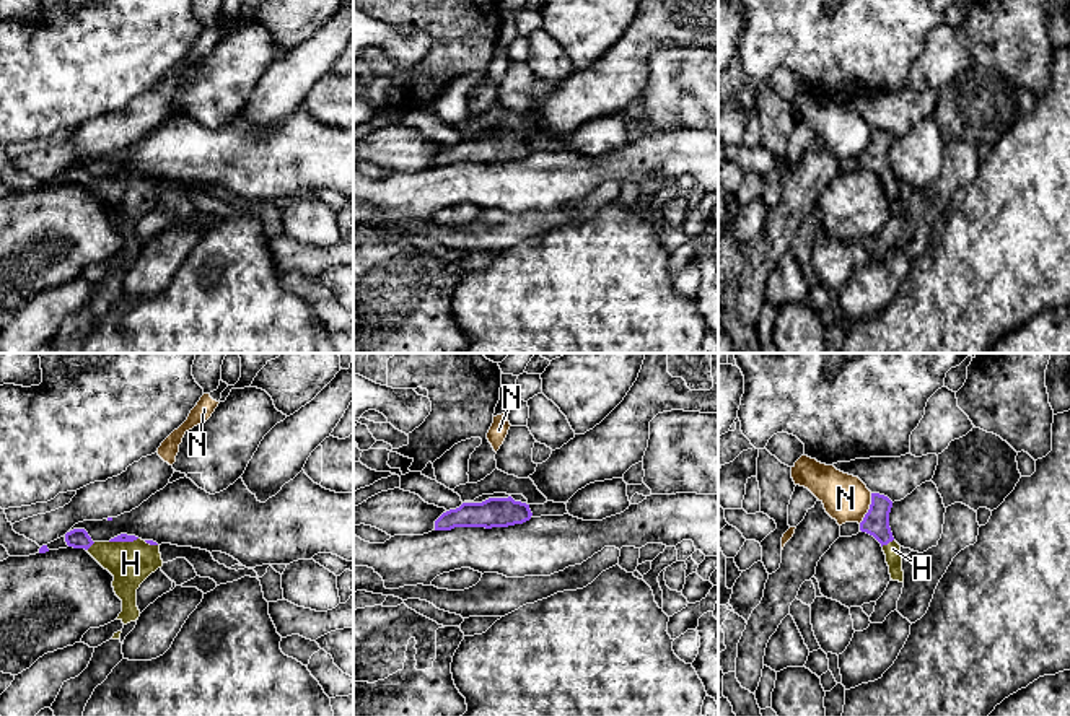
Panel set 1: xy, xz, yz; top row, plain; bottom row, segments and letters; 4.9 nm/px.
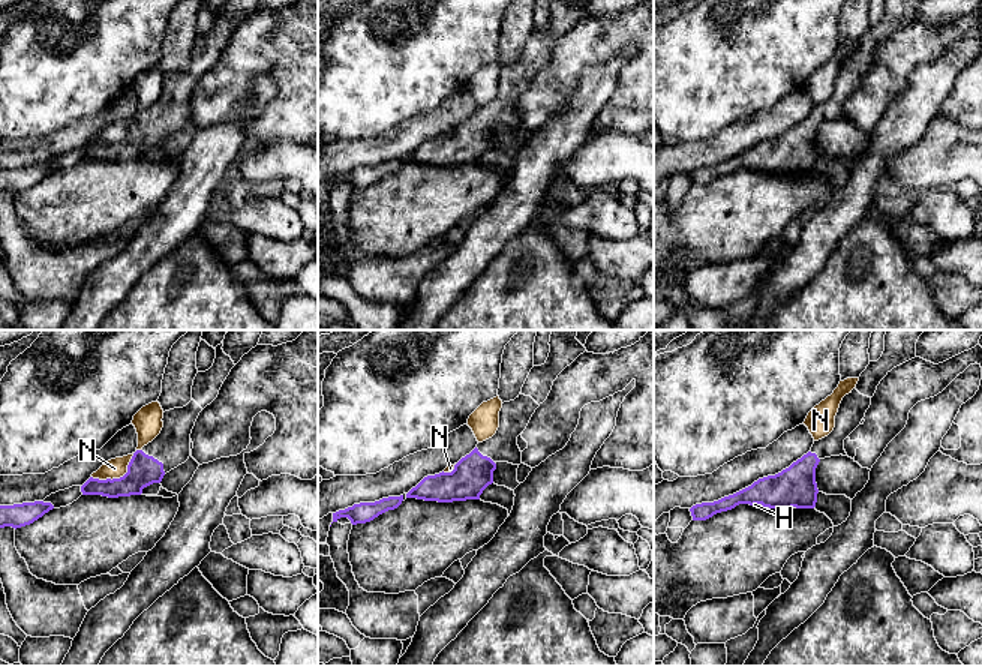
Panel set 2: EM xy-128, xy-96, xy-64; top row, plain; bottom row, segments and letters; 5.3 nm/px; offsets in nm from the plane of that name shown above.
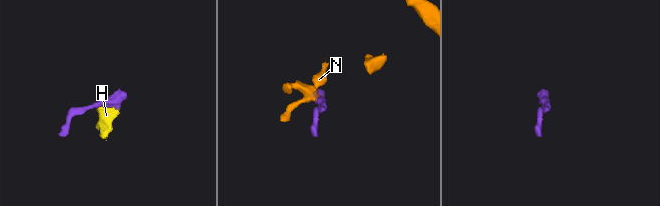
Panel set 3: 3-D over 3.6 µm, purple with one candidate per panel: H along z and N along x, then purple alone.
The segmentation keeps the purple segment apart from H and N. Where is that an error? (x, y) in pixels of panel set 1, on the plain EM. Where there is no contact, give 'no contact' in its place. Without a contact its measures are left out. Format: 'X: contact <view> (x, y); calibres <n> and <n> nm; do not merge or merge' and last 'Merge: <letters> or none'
H: contact xy (122, 176); calibres 50 and 220 nm; merge
N: contact yz (870, 144); calibres 130 and 240 nm; do not merge
Merge: H

